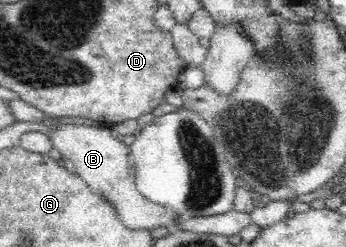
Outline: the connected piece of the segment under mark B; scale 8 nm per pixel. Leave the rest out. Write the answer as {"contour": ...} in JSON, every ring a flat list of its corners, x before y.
{"contour":[[75,122,55,124,45,135,51,141,51,148,58,150,60,158,67,161,68,166,82,178,88,188,113,205,127,229,152,231,161,226,175,228,178,217,167,214,161,206,146,199,138,191,129,173,131,158,127,141,113,135,110,129]]}

